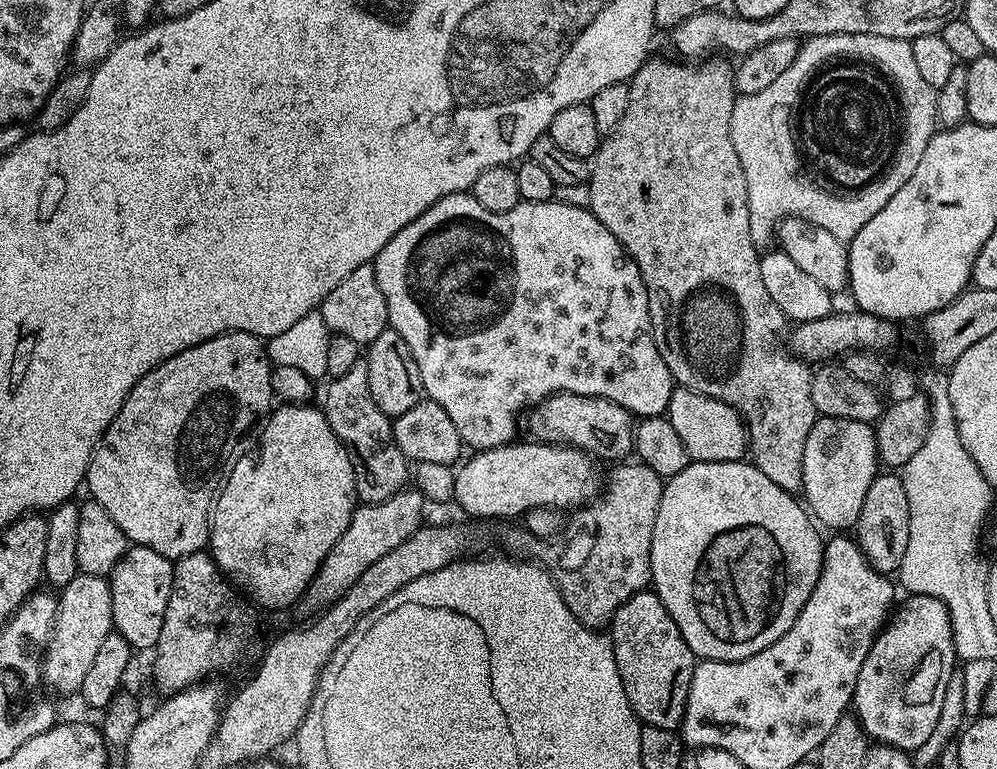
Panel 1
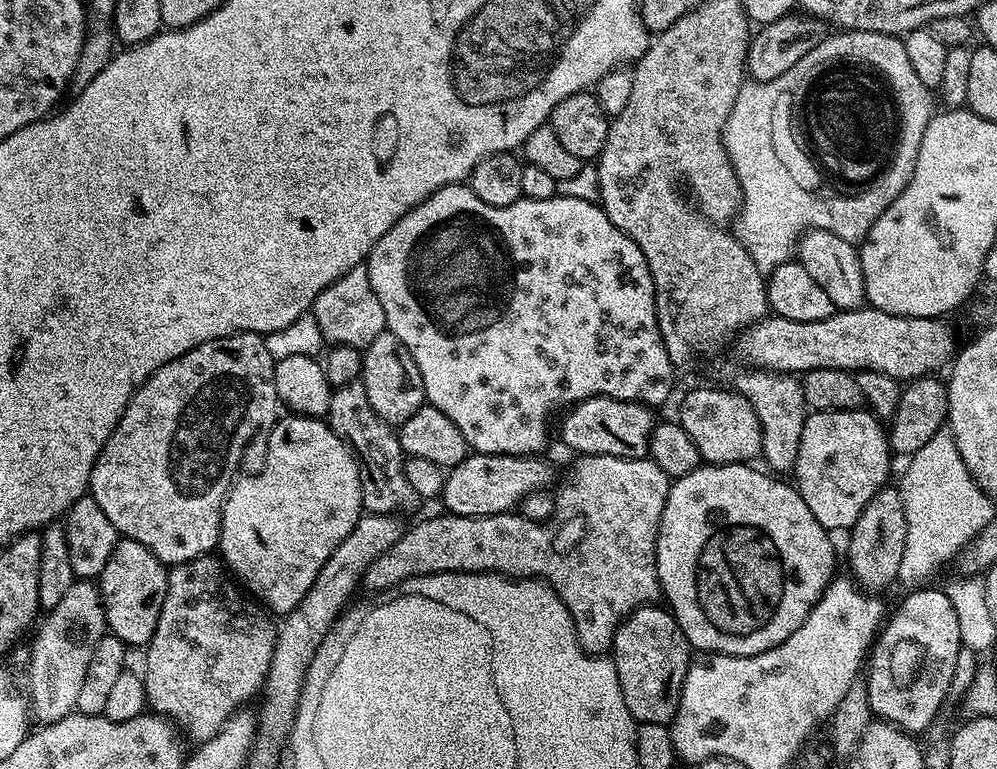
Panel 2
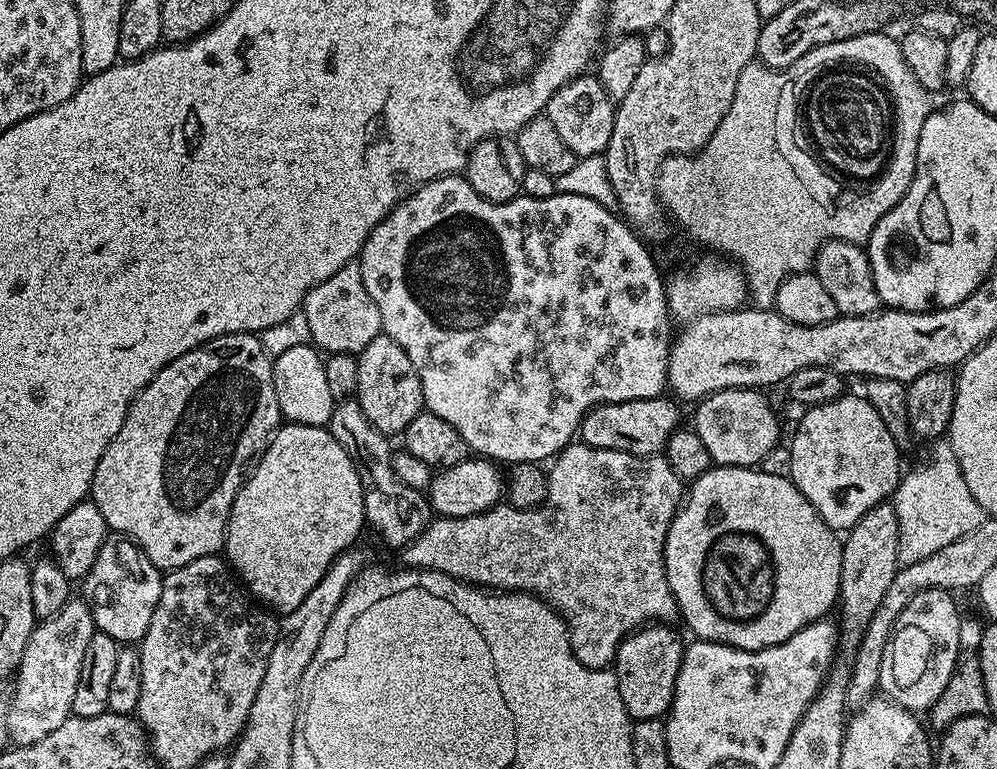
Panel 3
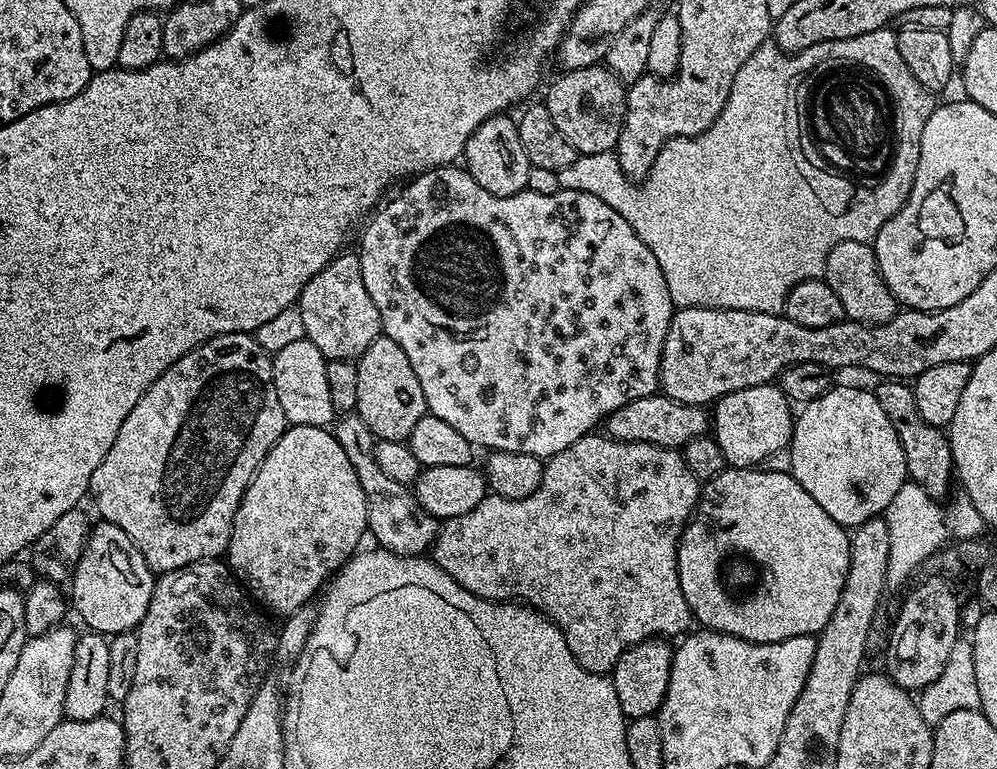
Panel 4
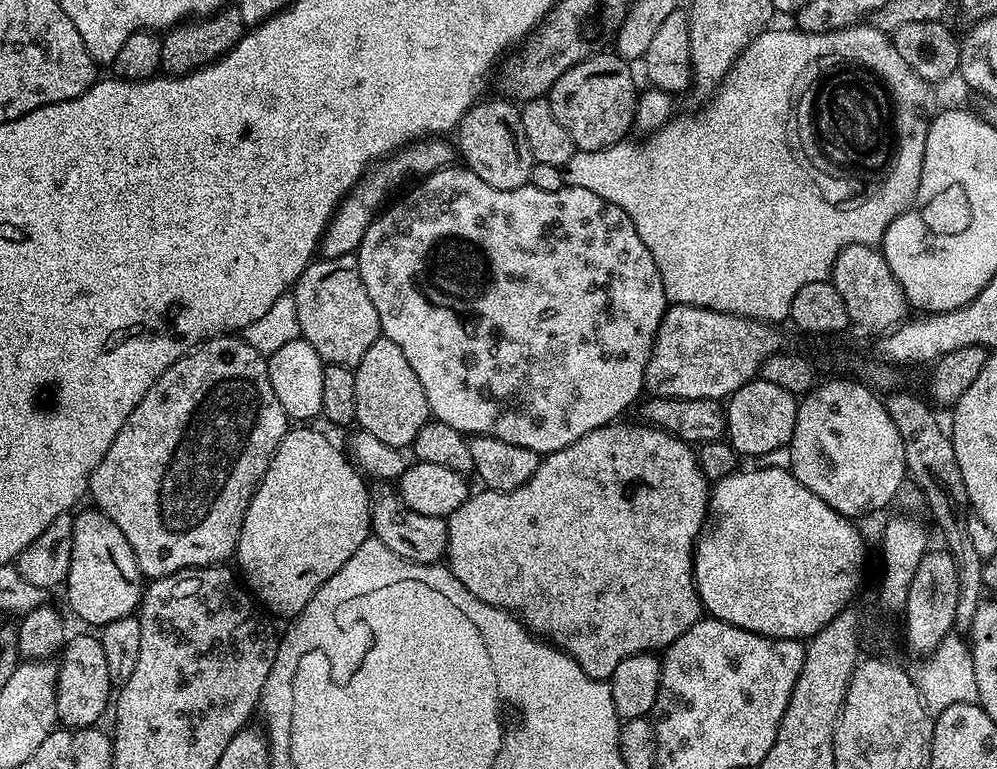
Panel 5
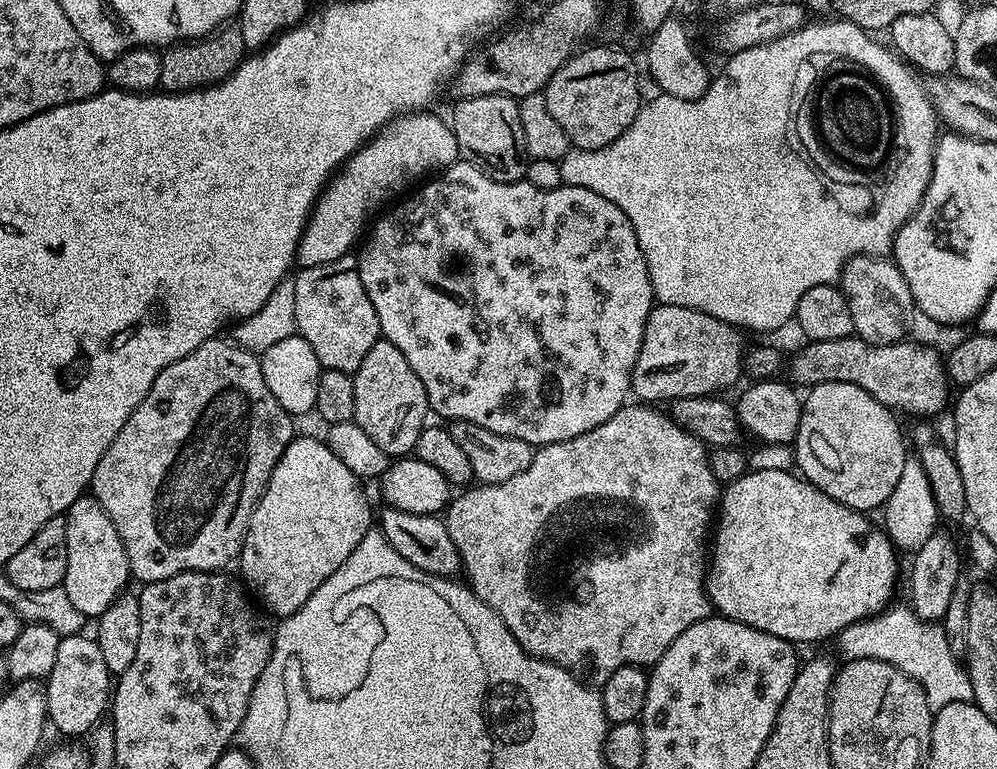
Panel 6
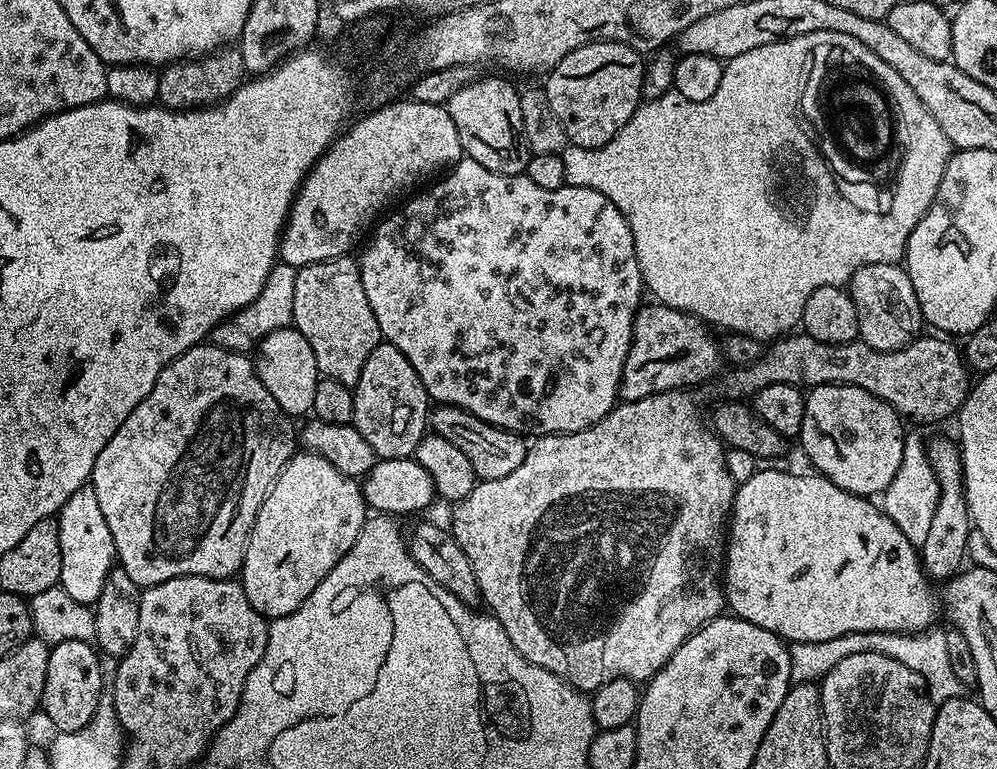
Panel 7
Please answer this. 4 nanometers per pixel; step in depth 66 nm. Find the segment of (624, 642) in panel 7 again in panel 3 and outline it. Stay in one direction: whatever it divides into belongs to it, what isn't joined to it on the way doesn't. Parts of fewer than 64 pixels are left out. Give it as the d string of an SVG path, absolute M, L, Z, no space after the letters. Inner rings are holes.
M573 442L564 448L555 457L556 465L548 472L548 493L544 503L537 508L514 508L507 502L501 502L495 508L487 508L485 512L479 512L466 518L454 518L445 516L433 519L426 526L418 538L414 538L402 549L403 563L410 568L429 568L432 572L441 572L447 576L453 576L464 584L479 586L485 590L498 592L529 592L531 596L546 601L555 612L559 612L564 624L568 628L570 646L587 668L608 668L616 659L616 651L623 640L631 633L637 631L645 622L672 622L677 619L676 599L666 582L666 566L664 565L664 543L666 534L670 530L670 522L674 514L682 507L682 501L686 496L686 484L683 479L671 468L670 462L663 455L635 456L626 454L622 450L602 450L591 448L583 442Z

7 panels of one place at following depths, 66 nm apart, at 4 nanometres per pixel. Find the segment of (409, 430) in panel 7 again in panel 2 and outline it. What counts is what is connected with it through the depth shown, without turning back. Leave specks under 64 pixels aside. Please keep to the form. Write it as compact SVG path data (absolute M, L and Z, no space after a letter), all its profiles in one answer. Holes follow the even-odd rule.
M385 330L382 334L378 334L378 338L374 338L374 342L370 342L370 346L363 349L363 354L360 380L366 386L366 398L370 398L370 406L374 406L374 414L378 414L378 418L382 418L387 424L399 426L404 424L406 418L410 418L418 409L425 407L422 374L418 374L418 366L413 356L410 355L410 350L406 350L406 346L402 346L401 340L394 338L392 332Z

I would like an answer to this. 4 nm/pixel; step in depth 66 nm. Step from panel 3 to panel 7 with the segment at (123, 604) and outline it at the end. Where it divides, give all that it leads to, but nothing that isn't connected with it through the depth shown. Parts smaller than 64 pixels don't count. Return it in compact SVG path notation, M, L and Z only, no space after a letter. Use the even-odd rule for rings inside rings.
M85 486L70 494L58 513L58 530L58 542L62 546L59 587L64 588L66 594L70 594L70 598L79 604L95 605L117 558L110 526L106 526L102 506L98 506L98 494L94 494L92 487Z

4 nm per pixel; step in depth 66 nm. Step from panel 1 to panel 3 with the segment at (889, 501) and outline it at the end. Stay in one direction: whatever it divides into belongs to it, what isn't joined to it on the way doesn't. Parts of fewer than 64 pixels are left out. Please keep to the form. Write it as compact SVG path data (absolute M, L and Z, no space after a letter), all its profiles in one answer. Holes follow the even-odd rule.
M885 502L874 506L874 510L866 510L853 528L847 529L842 540L844 549L838 601L838 644L848 654L855 653L870 618L874 618L874 610L878 610L886 589L890 587L890 582L894 582L894 574L902 567L900 516L890 505Z

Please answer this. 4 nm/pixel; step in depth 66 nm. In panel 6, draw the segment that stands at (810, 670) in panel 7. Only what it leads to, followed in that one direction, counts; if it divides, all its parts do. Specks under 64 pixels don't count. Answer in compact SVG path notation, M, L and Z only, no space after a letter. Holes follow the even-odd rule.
M898 604L889 606L879 616L868 616L856 624L844 629L838 637L840 652L845 661L849 660L877 660L886 662L898 670L902 670L910 678L924 683L922 690L932 709L950 706L950 702L968 701L968 685L972 683L969 673L957 670L944 656L944 650L939 648L937 627L930 622L919 620L911 607Z

